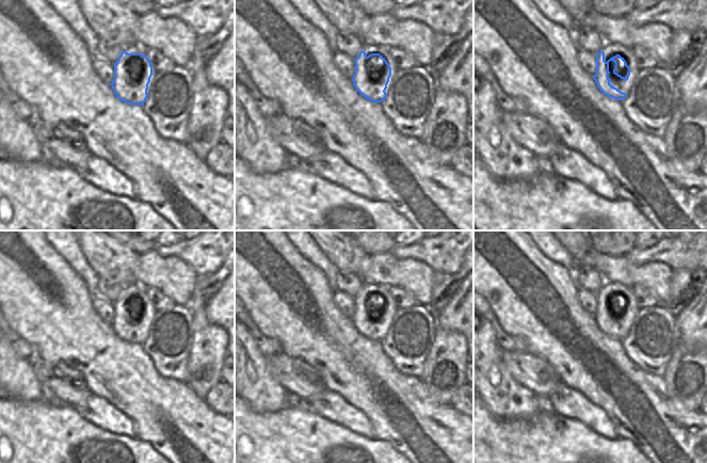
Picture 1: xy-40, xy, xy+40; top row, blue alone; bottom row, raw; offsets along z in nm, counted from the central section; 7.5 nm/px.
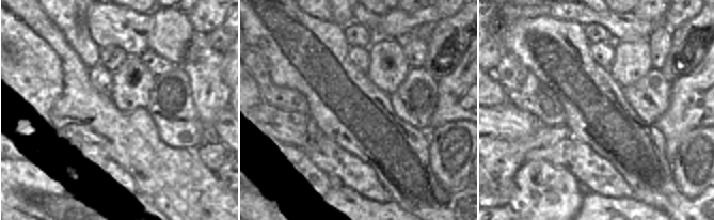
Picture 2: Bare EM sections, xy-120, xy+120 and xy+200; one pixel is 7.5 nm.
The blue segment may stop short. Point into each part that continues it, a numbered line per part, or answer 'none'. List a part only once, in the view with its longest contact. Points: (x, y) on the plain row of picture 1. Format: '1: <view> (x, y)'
1: xy+40 (610, 288)

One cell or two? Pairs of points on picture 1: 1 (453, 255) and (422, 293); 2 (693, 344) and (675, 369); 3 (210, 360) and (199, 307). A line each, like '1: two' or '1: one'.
1: two
2: two
3: one

